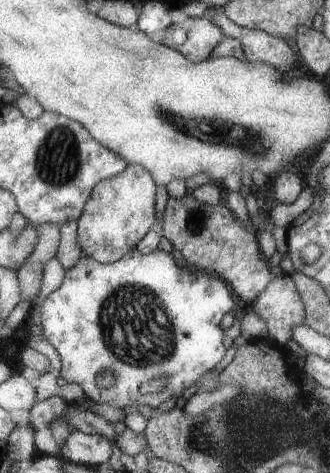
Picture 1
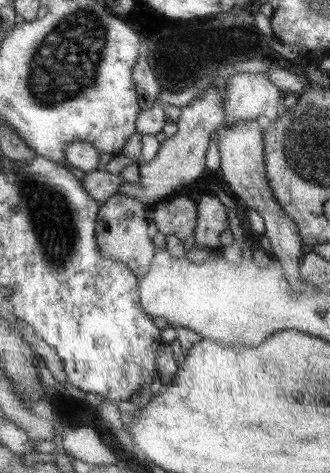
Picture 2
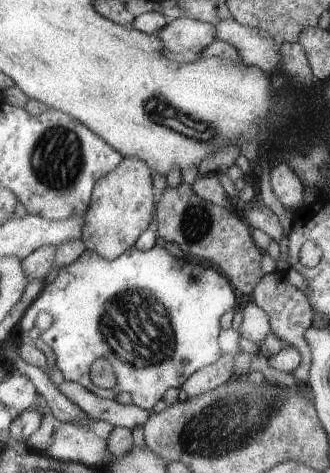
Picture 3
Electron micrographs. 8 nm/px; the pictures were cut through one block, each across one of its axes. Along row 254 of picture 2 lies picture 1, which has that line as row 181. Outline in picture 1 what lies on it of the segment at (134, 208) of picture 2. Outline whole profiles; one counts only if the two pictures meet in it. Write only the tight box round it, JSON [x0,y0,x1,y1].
[77,164,155,264]

